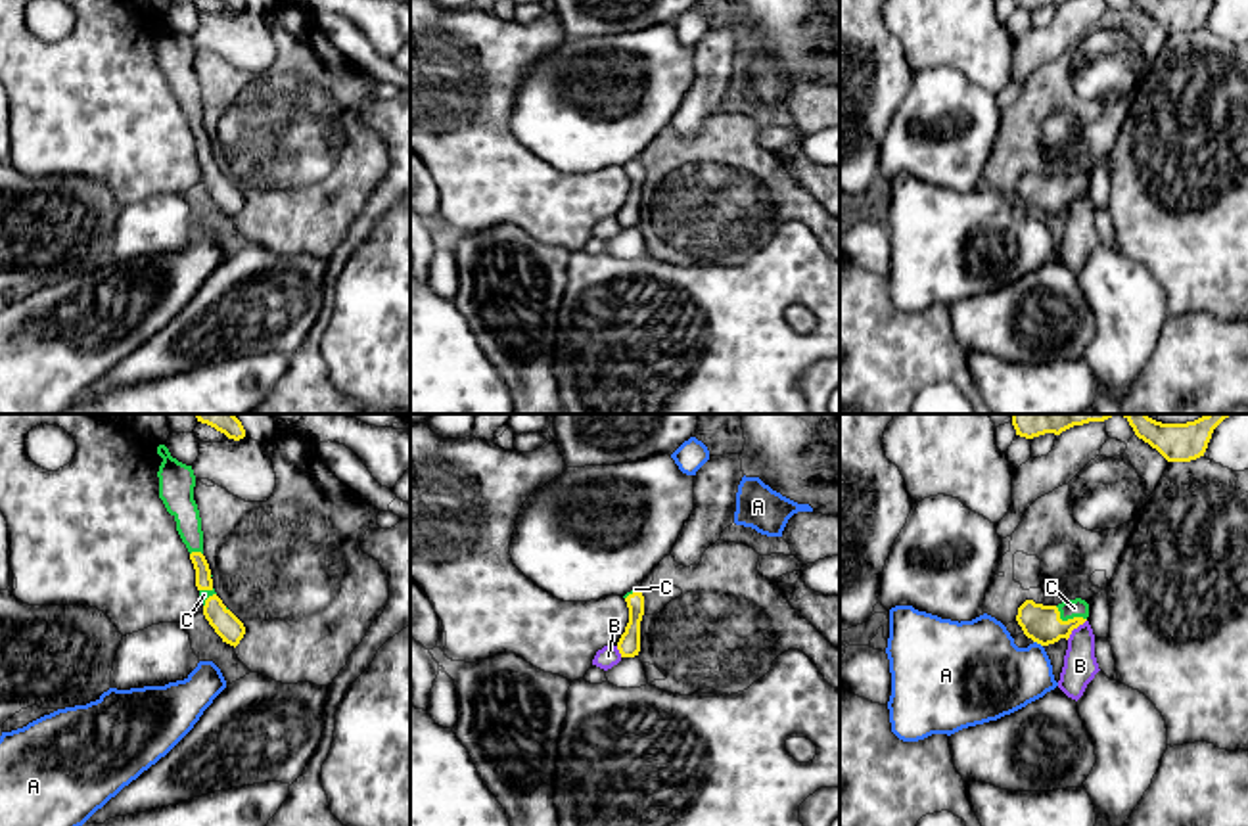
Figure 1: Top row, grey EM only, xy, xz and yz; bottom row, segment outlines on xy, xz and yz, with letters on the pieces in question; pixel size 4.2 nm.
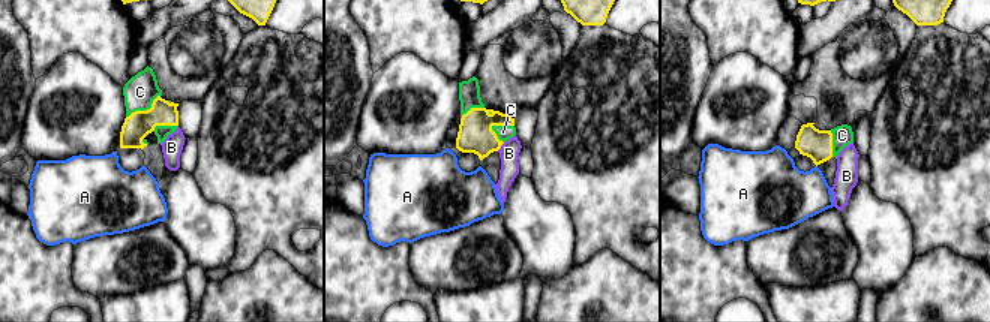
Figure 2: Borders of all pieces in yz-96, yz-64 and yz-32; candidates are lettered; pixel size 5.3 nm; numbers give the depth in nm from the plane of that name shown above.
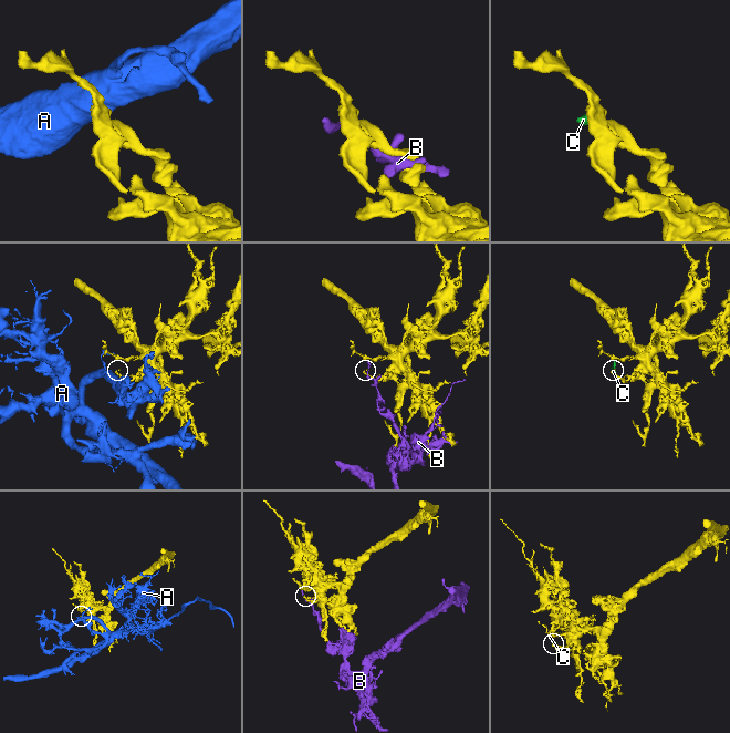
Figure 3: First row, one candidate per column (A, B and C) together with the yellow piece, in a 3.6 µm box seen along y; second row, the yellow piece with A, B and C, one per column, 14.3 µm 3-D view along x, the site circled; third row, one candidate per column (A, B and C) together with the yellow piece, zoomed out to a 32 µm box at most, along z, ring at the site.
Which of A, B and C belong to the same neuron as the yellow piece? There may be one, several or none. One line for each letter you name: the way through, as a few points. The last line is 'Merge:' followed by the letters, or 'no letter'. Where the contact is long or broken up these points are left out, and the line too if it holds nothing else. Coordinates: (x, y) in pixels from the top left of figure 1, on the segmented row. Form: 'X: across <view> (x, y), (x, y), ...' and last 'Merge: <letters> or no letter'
C: across yz (1041, 623), (1068, 619), (1074, 608)
Merge: C

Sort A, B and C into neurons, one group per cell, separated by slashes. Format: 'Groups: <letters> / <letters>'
Groups: A / B / C

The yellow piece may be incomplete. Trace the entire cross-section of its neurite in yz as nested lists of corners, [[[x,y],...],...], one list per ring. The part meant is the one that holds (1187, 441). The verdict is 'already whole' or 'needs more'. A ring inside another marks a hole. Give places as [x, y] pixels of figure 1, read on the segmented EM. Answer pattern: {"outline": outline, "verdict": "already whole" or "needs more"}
{"outline": [[[1012,414],[1016,435],[1033,439],[1089,422],[1123,416],[1135,435],[1156,448],[1167,462],[1190,462],[1204,456],[1213,429],[1231,414],[1206,414],[1187,424],[1162,424],[1146,414]]], "verdict": "already whole"}

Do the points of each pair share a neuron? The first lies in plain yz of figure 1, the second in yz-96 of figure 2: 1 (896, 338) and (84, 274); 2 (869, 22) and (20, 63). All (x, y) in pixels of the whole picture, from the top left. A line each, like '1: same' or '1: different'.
1: different
2: same

